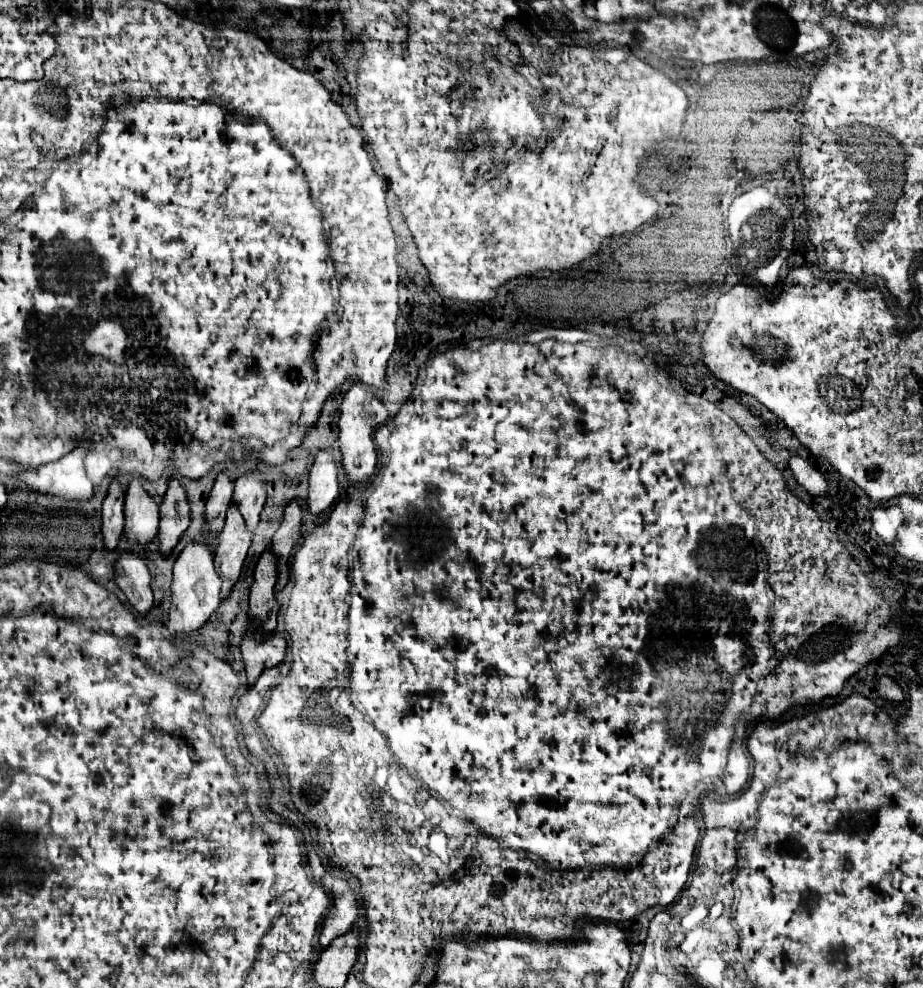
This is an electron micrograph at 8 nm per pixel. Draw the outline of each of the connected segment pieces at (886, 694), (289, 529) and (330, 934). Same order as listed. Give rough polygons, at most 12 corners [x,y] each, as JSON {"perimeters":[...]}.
{"perimeters":[[[887,676],[879,680],[879,696],[891,702],[906,701],[904,692]],[[291,500],[271,550],[279,558],[279,584],[289,580],[287,566],[301,538],[303,504]],[[329,874],[323,884],[335,910],[319,936],[325,948],[353,926],[357,900],[345,878]]]}

